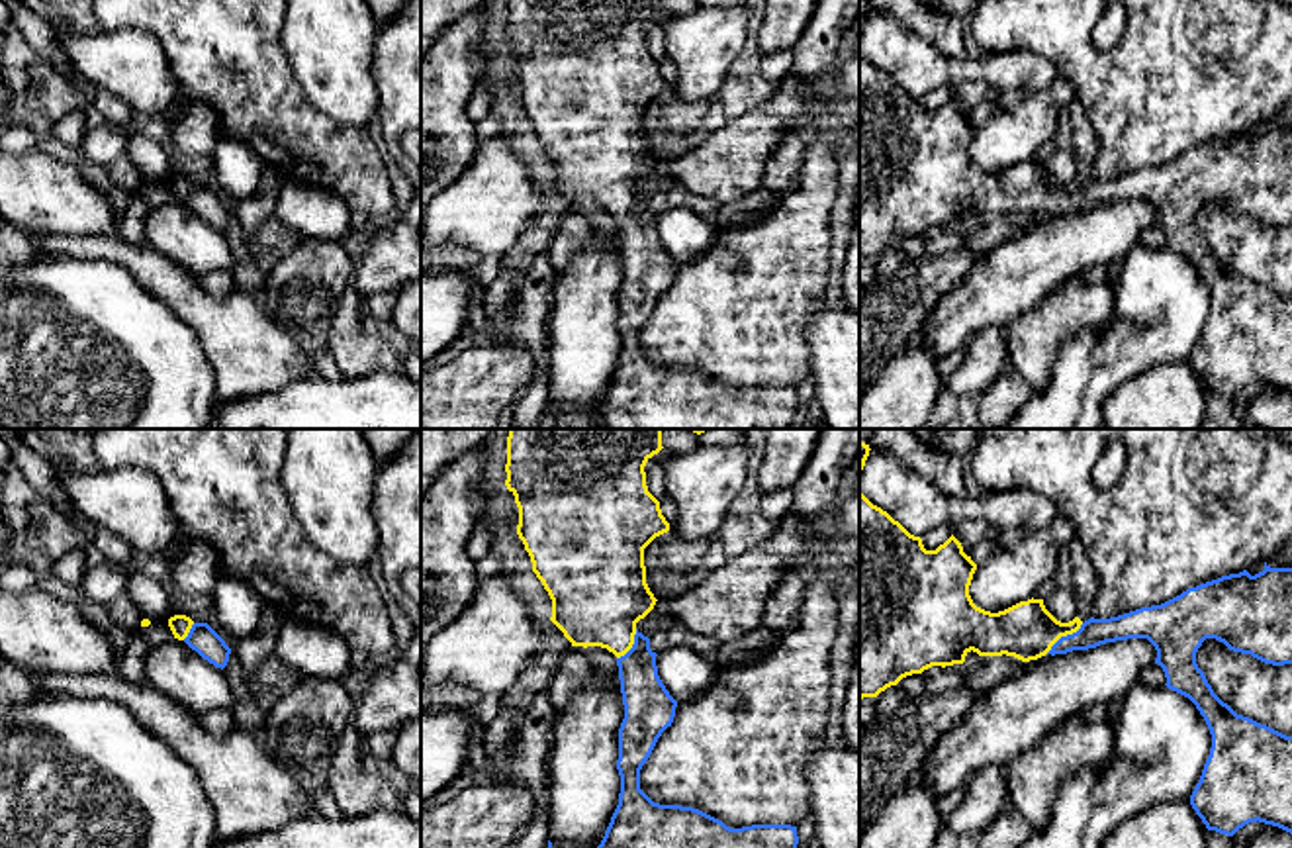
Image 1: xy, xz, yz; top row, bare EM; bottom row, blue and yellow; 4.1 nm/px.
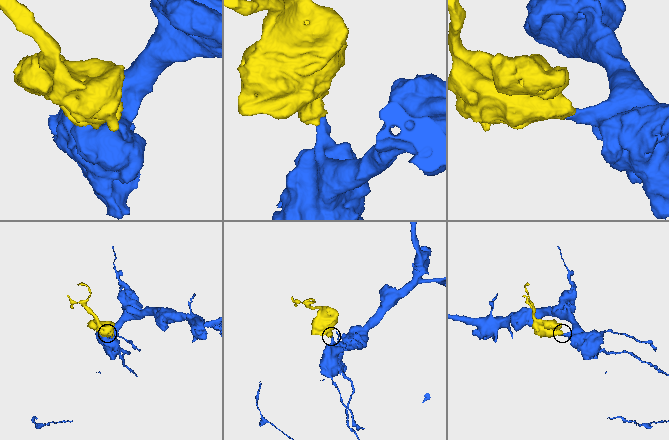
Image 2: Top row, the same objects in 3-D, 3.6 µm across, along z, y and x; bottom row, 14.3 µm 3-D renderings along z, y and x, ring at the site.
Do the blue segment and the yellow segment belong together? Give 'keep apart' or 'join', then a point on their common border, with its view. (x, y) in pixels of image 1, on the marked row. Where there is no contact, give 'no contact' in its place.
join | yz (1063, 637)

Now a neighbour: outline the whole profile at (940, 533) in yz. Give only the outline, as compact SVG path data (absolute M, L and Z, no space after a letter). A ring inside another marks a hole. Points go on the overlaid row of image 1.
M940 523L926 531L920 539L926 550L936 550L953 535L953 523Z

